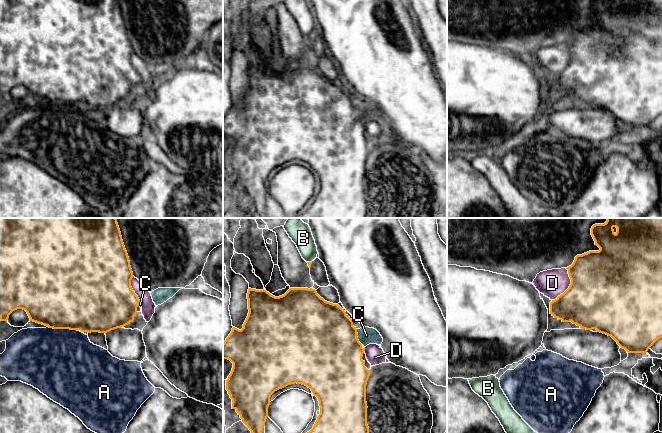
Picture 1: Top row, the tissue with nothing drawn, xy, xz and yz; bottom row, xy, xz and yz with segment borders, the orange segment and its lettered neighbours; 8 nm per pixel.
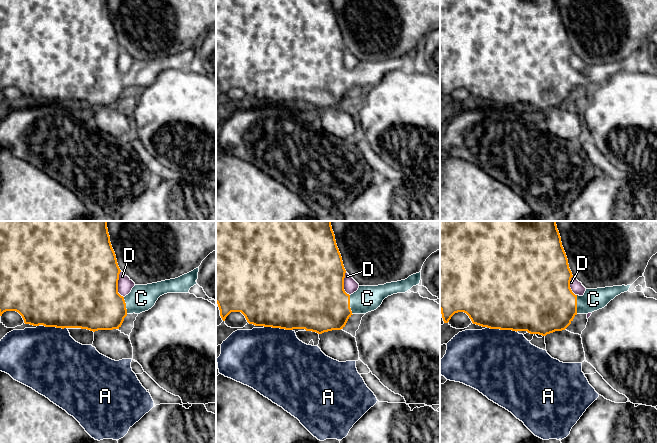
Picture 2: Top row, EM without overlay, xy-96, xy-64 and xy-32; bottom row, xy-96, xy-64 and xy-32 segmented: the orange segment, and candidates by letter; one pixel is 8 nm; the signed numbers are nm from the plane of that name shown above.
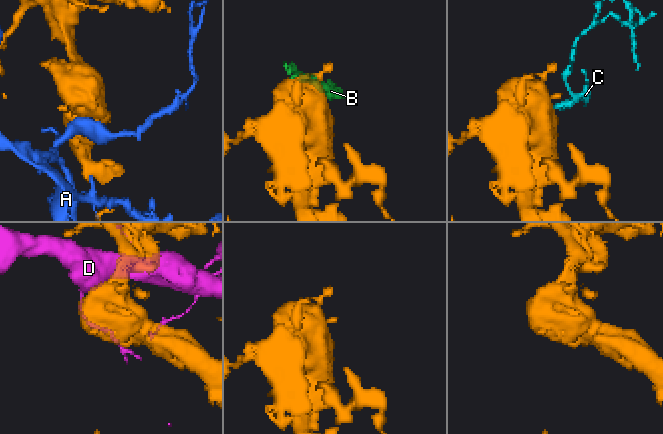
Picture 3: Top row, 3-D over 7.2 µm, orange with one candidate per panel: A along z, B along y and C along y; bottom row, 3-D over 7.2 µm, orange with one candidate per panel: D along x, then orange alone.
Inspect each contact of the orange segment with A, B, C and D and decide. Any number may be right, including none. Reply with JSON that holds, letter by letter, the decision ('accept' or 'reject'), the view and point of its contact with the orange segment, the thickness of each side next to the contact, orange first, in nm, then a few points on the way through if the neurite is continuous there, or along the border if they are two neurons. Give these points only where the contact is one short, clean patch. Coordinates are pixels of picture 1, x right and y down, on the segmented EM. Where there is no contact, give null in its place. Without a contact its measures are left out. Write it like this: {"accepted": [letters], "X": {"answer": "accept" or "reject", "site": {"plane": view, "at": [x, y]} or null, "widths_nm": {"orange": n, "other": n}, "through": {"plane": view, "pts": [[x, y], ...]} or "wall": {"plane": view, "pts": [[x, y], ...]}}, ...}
{"accepted": ["C"], "A": {"answer": "reject", "site": {"plane": "xy", "at": [62, 328]}, "widths_nm": {"orange": 500, "other": 500}}, "B": {"answer": "reject", "site": {"plane": "xz", "at": [309, 262]}, "widths_nm": {"orange": 30, "other": 170}}, "C": {"answer": "accept", "site": {"plane": "xz", "at": [357, 337]}, "widths_nm": {"orange": 500, "other": 140}, "through": {"plane": "xz", "pts": [[327, 345], [336, 345], [357, 337], [366, 335]]}}, "D": {"answer": "reject", "site": {"plane": "yz", "at": [569, 286]}, "widths_nm": {"orange": 500, "other": 220}}}

